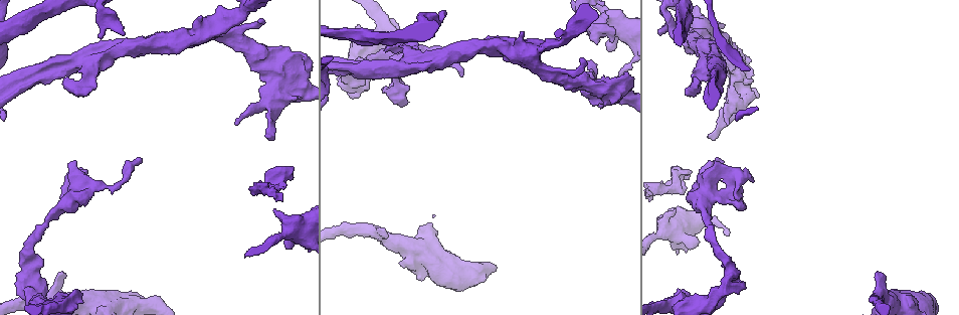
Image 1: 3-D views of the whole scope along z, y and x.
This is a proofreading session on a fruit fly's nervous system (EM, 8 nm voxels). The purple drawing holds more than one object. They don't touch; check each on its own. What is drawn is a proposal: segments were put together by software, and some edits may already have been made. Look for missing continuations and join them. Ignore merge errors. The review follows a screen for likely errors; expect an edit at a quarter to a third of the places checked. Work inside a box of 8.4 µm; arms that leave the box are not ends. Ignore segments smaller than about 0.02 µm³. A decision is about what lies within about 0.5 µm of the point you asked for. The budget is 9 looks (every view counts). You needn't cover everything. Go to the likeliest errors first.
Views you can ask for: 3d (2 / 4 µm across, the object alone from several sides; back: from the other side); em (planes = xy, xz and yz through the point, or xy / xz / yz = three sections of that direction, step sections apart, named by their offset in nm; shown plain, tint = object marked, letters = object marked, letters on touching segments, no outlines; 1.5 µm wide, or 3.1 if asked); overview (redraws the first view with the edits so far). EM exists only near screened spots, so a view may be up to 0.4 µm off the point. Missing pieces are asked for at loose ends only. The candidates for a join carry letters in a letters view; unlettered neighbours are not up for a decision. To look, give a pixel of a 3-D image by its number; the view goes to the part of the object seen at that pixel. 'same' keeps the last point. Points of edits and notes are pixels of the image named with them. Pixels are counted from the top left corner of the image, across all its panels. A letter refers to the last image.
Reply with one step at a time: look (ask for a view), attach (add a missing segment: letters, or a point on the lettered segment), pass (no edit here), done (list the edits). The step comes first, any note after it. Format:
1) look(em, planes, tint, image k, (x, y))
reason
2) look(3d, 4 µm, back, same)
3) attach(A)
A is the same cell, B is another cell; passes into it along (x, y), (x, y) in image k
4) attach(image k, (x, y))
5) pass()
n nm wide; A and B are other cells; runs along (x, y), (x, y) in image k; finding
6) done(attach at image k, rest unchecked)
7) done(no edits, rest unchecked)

look(em, xy, step 8, tint, image 1, (382, 230))
branch stops here

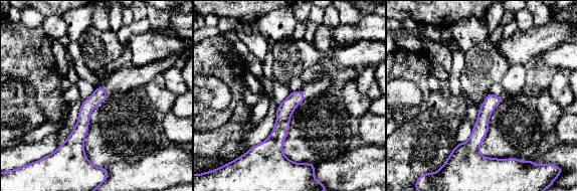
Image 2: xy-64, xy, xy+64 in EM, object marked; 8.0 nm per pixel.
look(em, planes, letters, same)

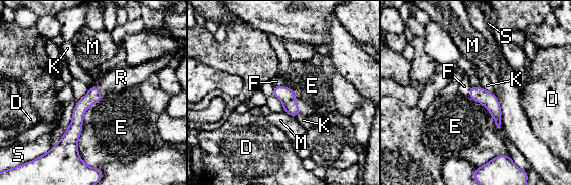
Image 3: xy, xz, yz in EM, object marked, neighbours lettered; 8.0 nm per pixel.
attach(R)
R is the same cell, D, E, F, K, M and S are other cells; passes into it along (287, 96), (296, 104), (306, 109) in image 3; the neuron continues

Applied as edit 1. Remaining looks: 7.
look(em, xy, step 8, tint, image 1, (727, 236))
free end

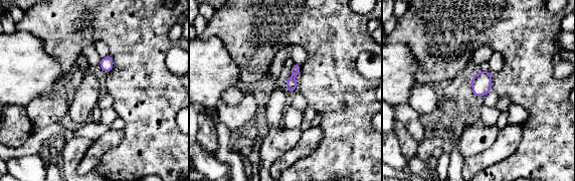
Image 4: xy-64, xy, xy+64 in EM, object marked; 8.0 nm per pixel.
look(em, xy, step 8, letters, same)

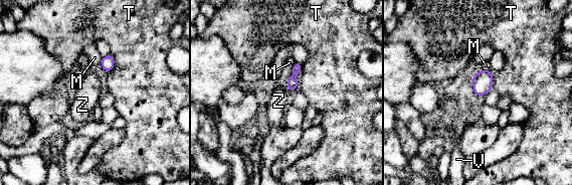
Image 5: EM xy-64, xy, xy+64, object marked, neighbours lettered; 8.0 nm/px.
pass()
M, T, V and Z are other cells; border along (284, 84), (289, 91) in image 5; no lettered segment goes on from it

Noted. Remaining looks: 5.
look(3d, 4 µm, image 1, (681, 290))
an open end

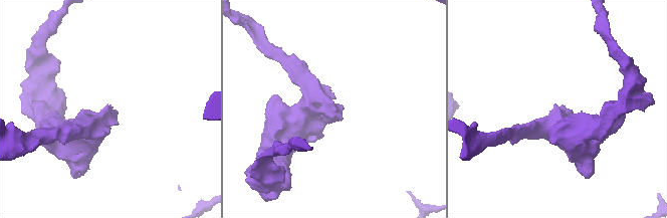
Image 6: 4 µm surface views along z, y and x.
look(em, yz, step 8, letters, image 6, (111, 106))
now the EM

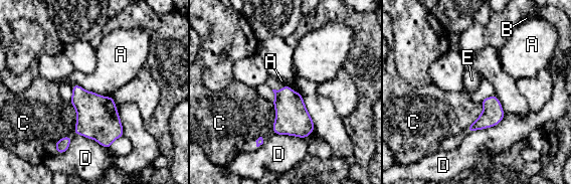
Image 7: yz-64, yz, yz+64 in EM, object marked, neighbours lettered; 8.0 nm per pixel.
attach(E)
E is the same cell, A, B, C and D are other cells; passes into it along (292, 118), (278, 90), (272, 81) in image 7; it goes on there

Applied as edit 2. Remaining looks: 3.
look(overview)
see it whole again

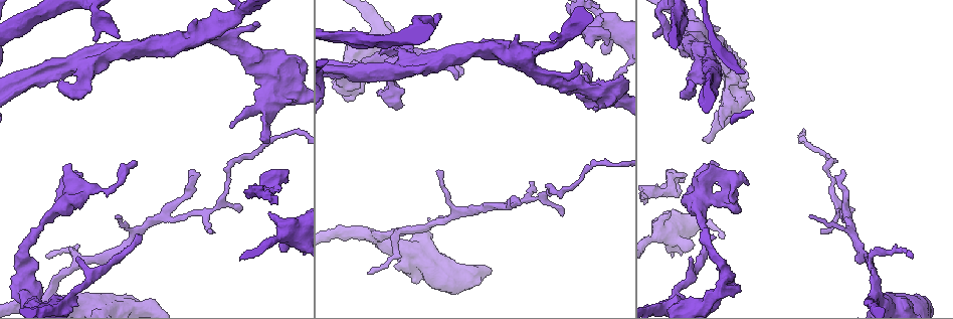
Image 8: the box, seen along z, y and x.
look(em, planes, tint, image 8, (134, 162))
an open end

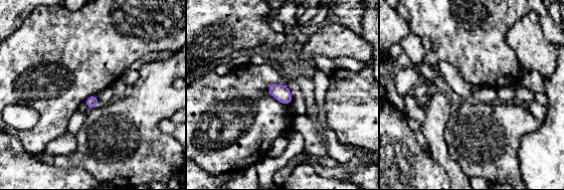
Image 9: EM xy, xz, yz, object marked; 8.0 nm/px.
look(em, planes, letters, same)

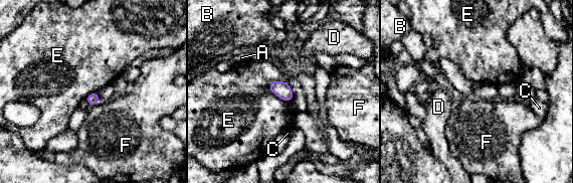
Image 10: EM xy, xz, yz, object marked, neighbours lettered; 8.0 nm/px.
pass()
A, B, C, D, E and F are other cells; border along (268, 81), (271, 92), (291, 102) in image 10; no lettered segment goes on from it

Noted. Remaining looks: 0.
done(attach at image 3, attach at image 7, rest unchecked)

